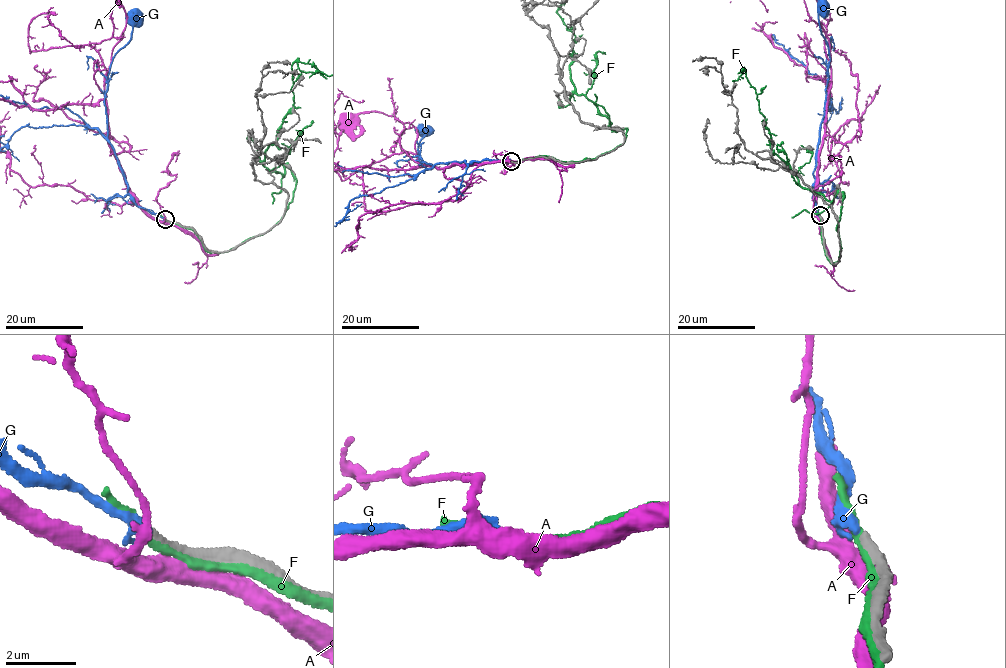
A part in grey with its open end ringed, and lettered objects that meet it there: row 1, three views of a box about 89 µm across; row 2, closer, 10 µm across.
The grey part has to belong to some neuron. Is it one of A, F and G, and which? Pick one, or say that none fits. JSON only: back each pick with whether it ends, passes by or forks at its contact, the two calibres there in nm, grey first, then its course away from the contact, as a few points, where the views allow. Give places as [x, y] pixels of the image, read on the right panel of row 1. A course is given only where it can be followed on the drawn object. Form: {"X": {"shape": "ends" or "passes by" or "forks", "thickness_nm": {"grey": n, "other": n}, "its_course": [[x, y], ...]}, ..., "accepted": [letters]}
{"G": {"shape": "passes by", "thickness_nm": {"grey": 260, "other": 200}, "its_course": [[819, 215], [812, 186], [830, 57], [819, 28], [818, 15], [828, 10], [825, 5]]}, "accepted": ["G"]}

